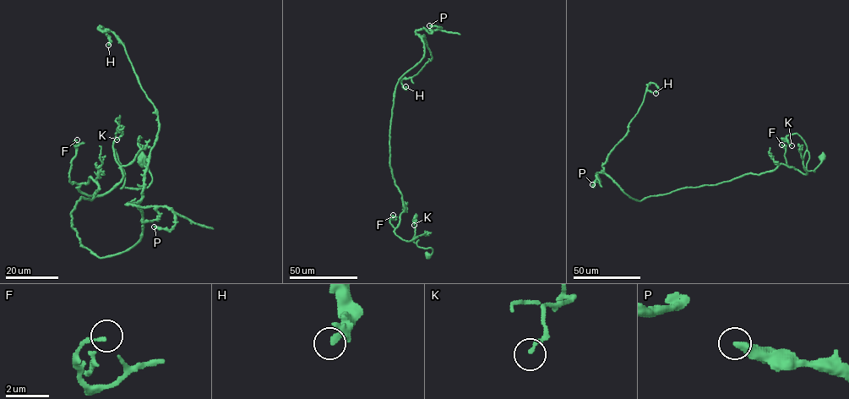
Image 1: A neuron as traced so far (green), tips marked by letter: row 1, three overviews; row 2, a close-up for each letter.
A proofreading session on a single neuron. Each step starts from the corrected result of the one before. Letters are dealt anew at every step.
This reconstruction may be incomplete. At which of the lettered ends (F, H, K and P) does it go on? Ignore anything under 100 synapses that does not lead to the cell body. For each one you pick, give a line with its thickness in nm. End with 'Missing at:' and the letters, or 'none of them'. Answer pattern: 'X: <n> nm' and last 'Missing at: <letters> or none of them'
Missing at: none of them

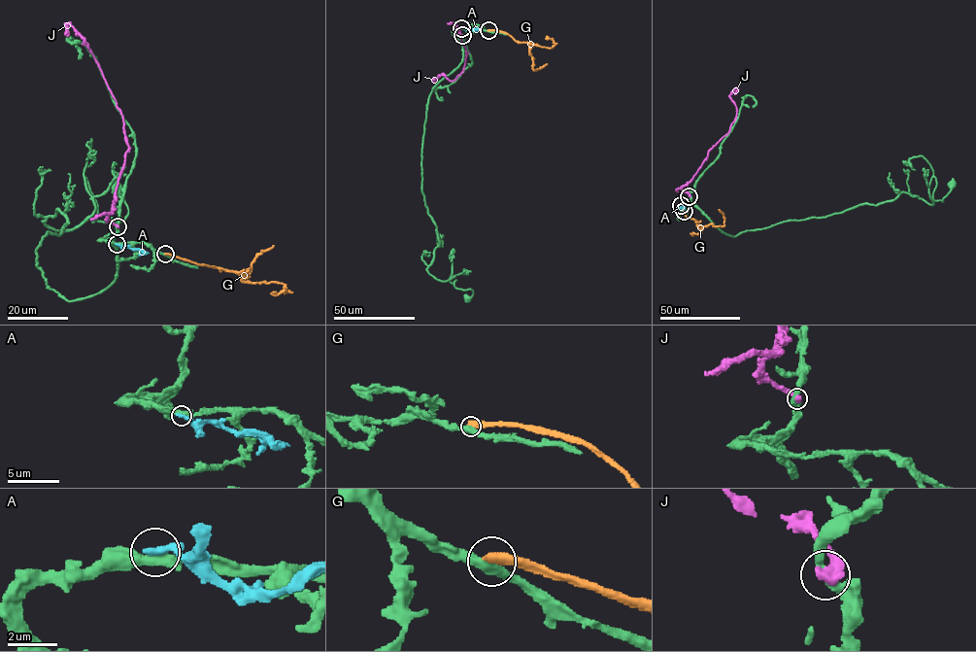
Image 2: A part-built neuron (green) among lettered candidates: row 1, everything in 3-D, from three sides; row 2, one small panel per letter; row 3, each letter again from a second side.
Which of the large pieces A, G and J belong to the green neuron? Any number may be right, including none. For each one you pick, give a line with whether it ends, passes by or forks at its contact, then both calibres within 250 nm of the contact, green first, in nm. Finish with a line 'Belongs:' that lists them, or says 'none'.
Belongs: none

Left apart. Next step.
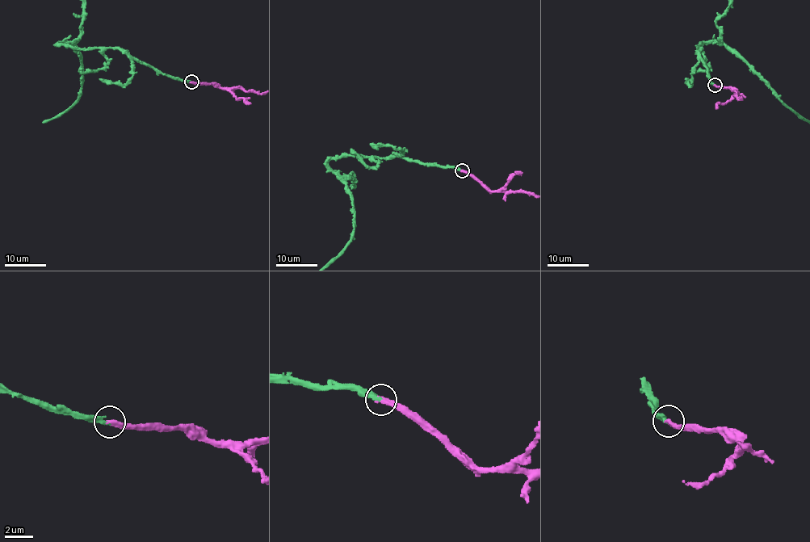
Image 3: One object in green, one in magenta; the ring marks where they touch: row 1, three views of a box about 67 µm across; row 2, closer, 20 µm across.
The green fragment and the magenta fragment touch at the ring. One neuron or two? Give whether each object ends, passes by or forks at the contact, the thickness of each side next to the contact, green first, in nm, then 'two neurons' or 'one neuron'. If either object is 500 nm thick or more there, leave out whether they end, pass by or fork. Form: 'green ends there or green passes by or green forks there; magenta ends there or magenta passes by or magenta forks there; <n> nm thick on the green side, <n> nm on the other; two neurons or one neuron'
green ends there; magenta ends there; 280 nm thick on the green side, 400 nm on the other; one neuron

